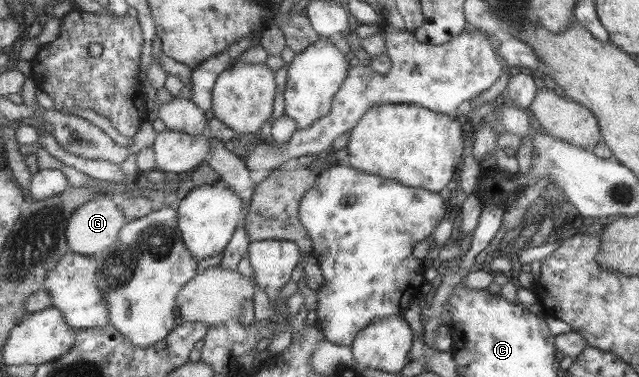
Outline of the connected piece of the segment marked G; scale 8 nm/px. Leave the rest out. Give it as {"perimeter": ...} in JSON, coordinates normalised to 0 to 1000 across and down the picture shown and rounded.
{"perimeter":[[[153,525],[139,531],[135,541],[124,546],[110,576],[103,615],[108,655],[114,671],[146,679],[182,642],[185,613],[196,589],[192,562],[185,557],[175,533]]]}

